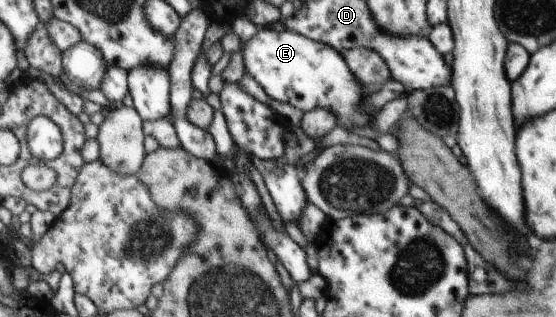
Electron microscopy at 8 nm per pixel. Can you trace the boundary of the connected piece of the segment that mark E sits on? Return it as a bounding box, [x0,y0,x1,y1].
[243,29,375,131]

